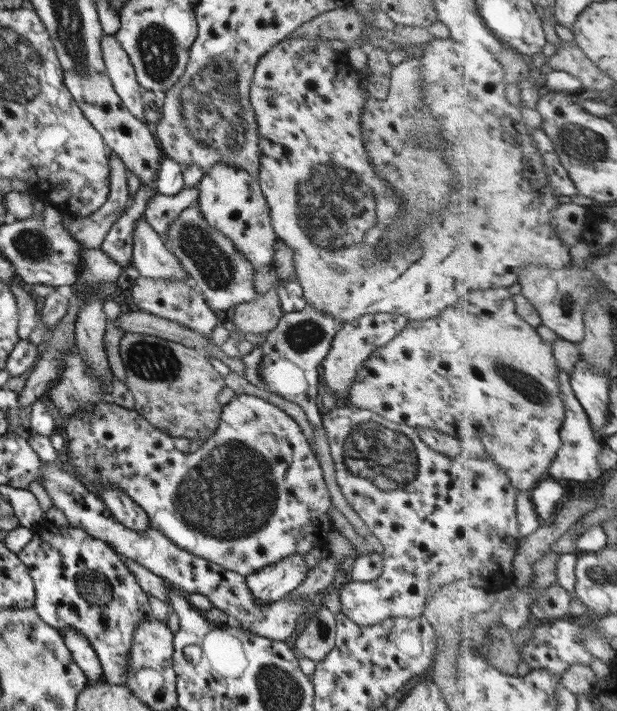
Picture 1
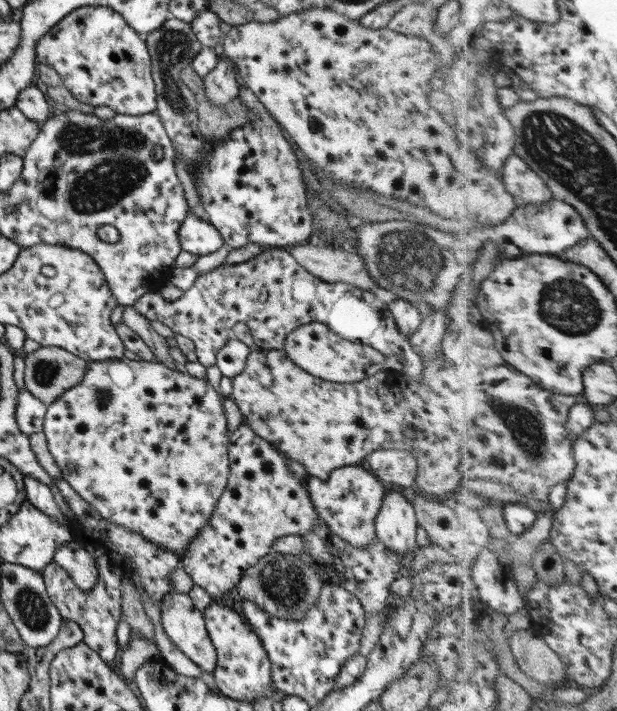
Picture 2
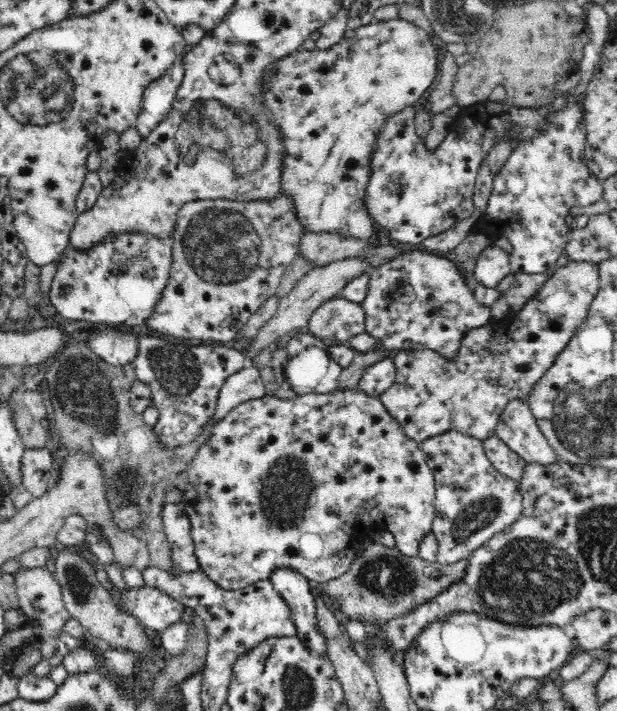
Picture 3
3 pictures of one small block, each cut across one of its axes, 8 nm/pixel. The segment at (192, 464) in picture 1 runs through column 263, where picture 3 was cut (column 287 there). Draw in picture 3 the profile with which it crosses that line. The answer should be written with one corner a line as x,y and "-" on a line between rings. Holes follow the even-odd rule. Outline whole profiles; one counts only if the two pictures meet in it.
358,388
352,391
334,393
313,393
284,401
274,395
266,394
262,398
247,400
233,407
224,418
216,421
208,429
208,440
197,448
196,454
187,464
188,482
192,482
192,500
204,502
186,502
186,512
191,523
191,535
195,553
201,570
222,590
242,590
259,581
269,580
269,576
278,567
290,567
300,572
307,580
316,580
319,584
331,581
348,572
351,562
360,549
363,539
377,531
390,531
395,536
396,548
404,555
418,555
418,544
424,534
432,530
435,516
435,486
433,474
426,464
425,455
414,440
410,440
391,419
379,397
366,396

